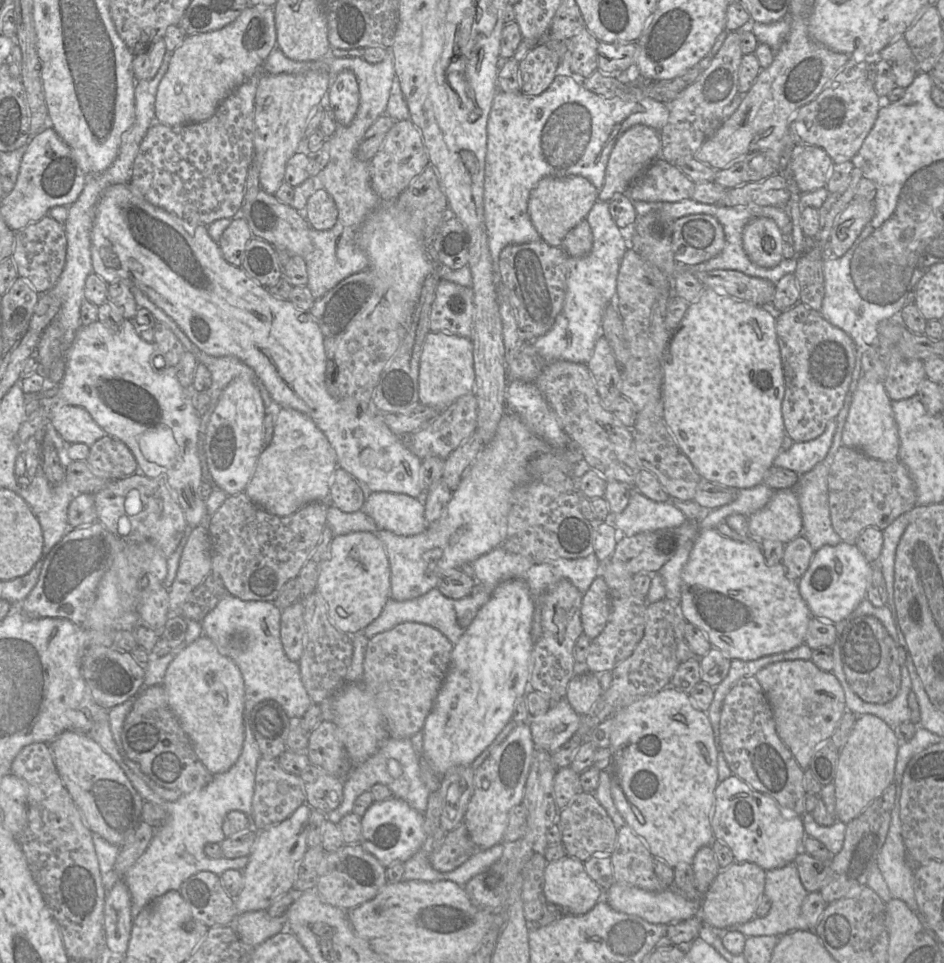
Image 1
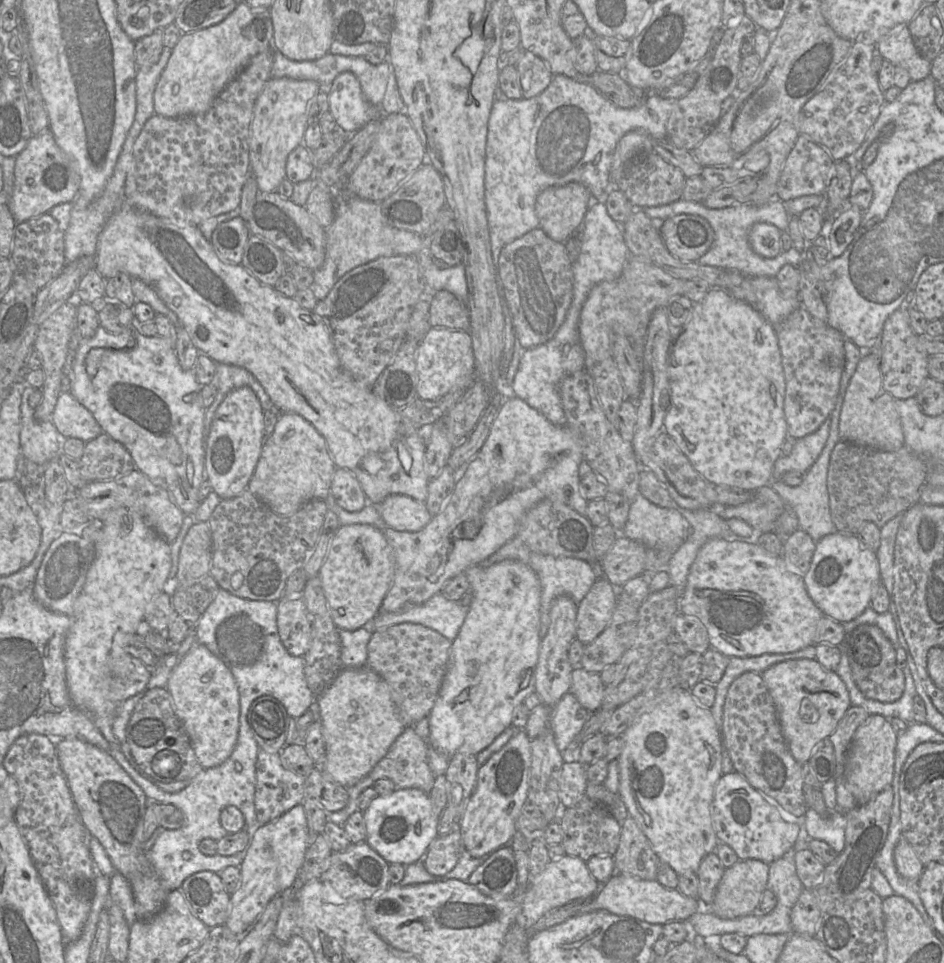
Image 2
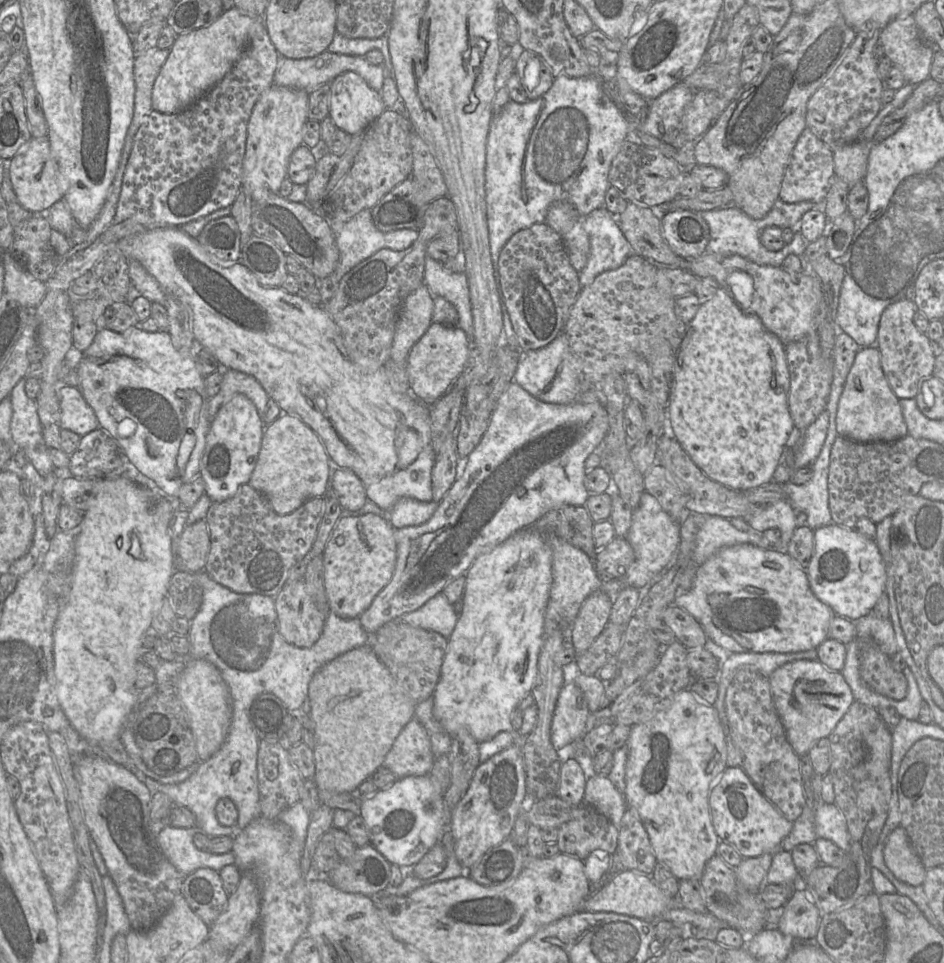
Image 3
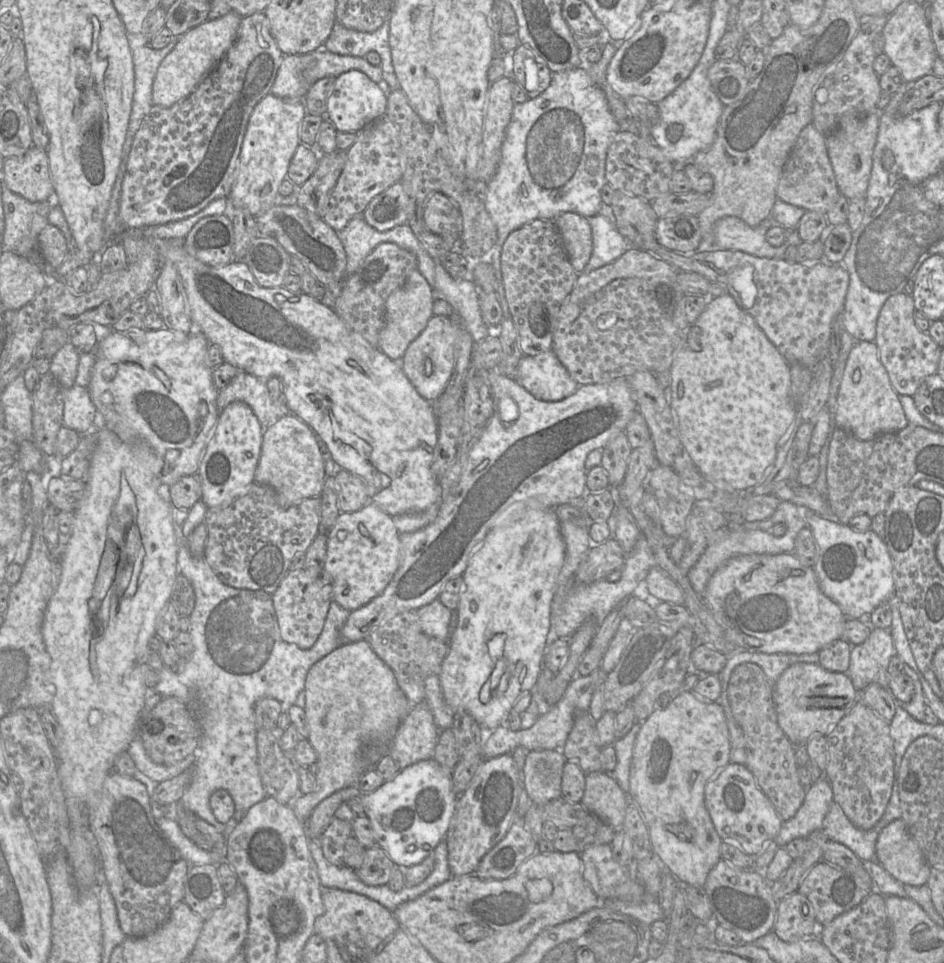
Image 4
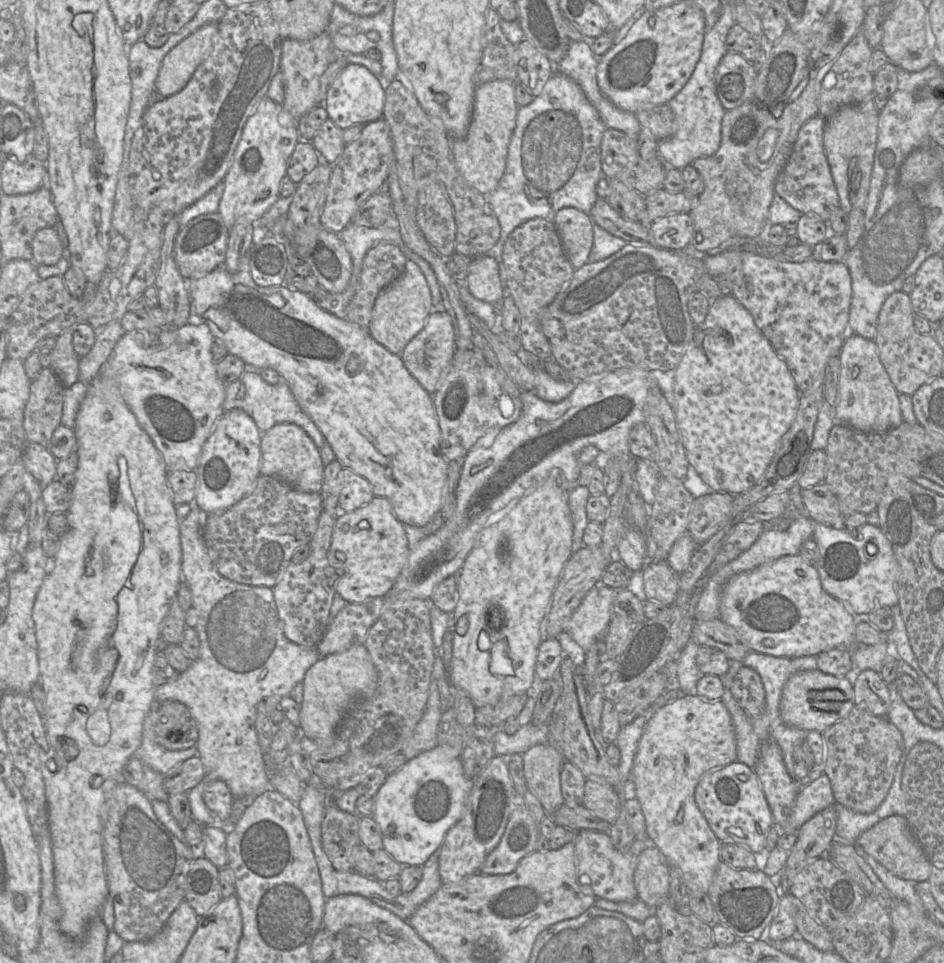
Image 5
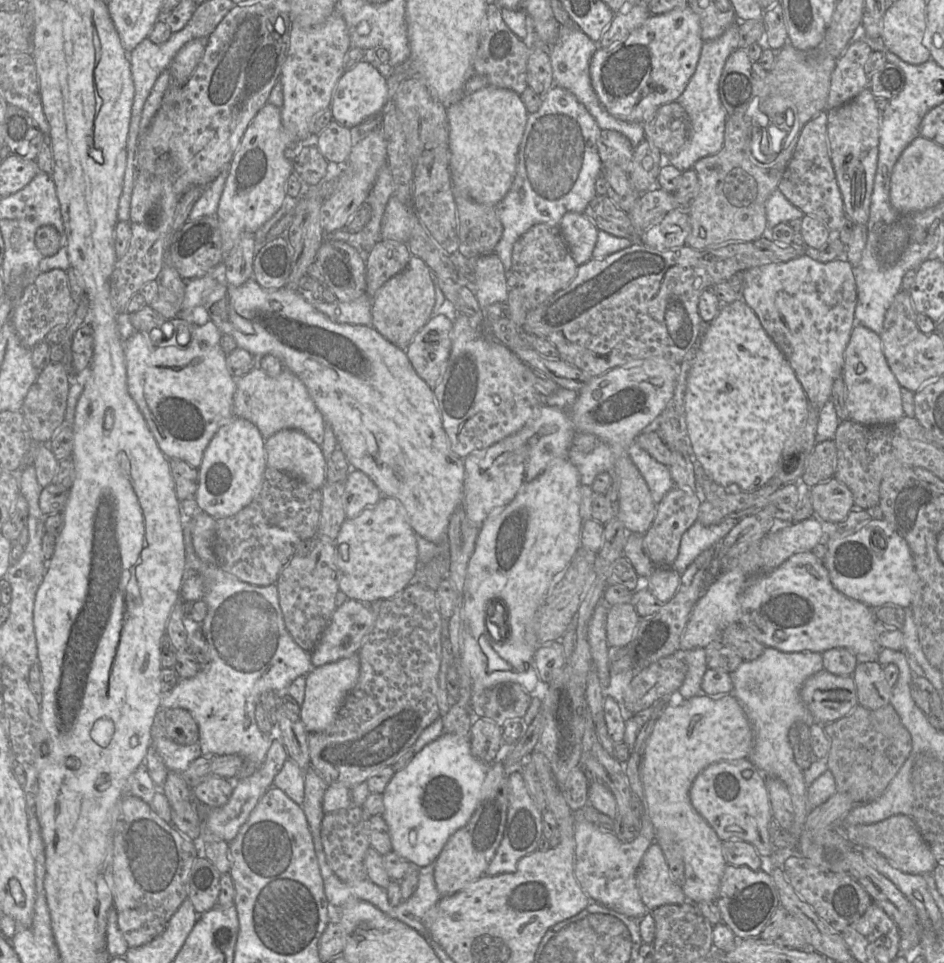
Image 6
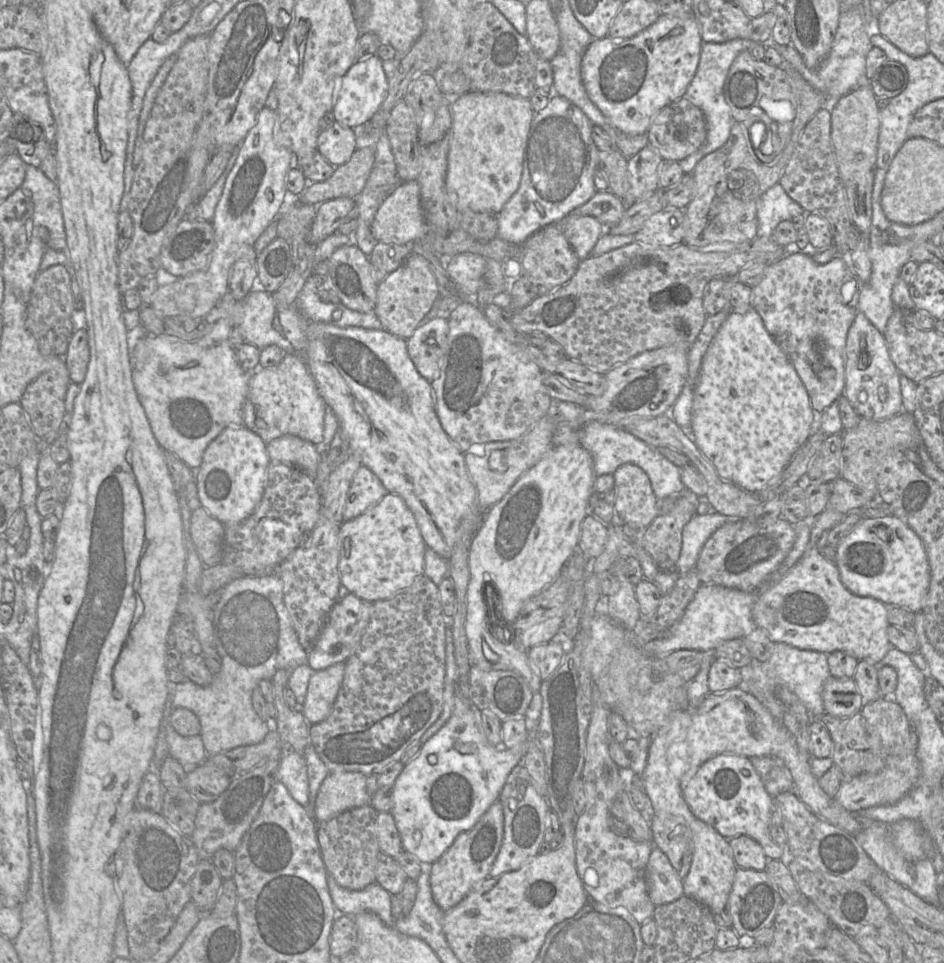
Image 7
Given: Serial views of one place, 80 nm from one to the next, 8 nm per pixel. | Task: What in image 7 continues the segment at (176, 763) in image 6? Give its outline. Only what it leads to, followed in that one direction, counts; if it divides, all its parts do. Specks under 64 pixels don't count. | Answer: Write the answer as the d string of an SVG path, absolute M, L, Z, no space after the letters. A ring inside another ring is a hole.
M172 726L167 730L167 745L169 756L177 760L186 773L194 770L208 757L200 735L184 737Z

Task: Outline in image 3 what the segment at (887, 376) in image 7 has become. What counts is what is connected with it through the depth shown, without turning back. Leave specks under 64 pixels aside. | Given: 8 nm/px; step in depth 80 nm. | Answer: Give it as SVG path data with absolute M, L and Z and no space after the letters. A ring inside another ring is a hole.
M875 346L860 348L847 376L836 416L838 435L859 443L893 442L908 435L899 399L891 390Z

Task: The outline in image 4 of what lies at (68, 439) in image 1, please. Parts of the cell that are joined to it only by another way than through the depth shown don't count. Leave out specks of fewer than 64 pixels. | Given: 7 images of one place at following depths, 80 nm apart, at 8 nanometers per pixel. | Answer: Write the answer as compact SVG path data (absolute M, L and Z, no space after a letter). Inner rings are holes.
M74 384L63 390L62 426L79 434L97 430L95 426L96 407L91 401L87 387Z

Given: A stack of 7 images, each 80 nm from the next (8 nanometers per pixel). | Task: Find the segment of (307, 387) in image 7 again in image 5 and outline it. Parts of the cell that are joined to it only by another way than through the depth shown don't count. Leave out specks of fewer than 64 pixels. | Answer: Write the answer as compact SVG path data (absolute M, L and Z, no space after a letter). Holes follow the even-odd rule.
M247 365L246 371L234 382L226 386L226 395L223 402L225 410L241 409L256 423L261 432L266 432L279 423L293 423L300 426L313 440L316 447L321 449L325 438L313 420L301 409L290 387L286 382L271 385L263 380L259 368Z

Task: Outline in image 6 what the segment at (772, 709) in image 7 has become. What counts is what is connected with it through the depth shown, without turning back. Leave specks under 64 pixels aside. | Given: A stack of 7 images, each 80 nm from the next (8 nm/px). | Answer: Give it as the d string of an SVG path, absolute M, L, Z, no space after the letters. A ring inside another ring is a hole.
M765 648L763 654L757 659L744 661L730 673L733 688L729 693L738 700L753 732L753 748L748 759L765 777L780 780L789 791L794 820L787 833L795 840L795 848L808 816L806 803L808 786L804 782L803 771L795 763L788 733L790 727L796 722L803 722L809 726L815 723L813 716L800 698L800 689L807 678L821 670L824 670L822 653L787 653L774 648Z

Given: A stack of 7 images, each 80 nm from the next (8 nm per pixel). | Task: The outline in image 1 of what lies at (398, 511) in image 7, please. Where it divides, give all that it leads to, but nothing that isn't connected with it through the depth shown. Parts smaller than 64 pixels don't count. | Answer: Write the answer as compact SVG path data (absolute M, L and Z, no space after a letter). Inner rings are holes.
M367 531L334 536L328 557L321 565L316 590L326 601L330 621L338 630L346 634L363 632L380 615L390 598L391 570L387 552L381 540Z

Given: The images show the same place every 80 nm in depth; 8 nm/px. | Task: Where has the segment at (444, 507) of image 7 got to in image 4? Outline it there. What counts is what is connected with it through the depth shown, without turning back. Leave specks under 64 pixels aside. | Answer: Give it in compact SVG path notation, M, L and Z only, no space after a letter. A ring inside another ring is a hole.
M182 241L157 242L157 248L161 263L163 261L171 261L179 272L188 298L192 321L197 325L195 329L200 330L210 344L219 345L224 361L237 367L239 372L252 374L265 381L272 376L278 377L281 381L283 398L290 410L290 414L295 414L322 438L332 458L342 469L363 480L369 495L369 502L377 504L390 516L424 511L432 504L440 503L441 486L432 471L432 463L438 441L438 423L434 415L433 403L419 395L404 374L399 362L387 357L379 348L372 347L360 334L351 330L333 309L322 305L312 296L303 292L291 292L283 286L273 288L260 286L249 266L243 260L234 260L224 266L210 266L190 255L184 248Z

